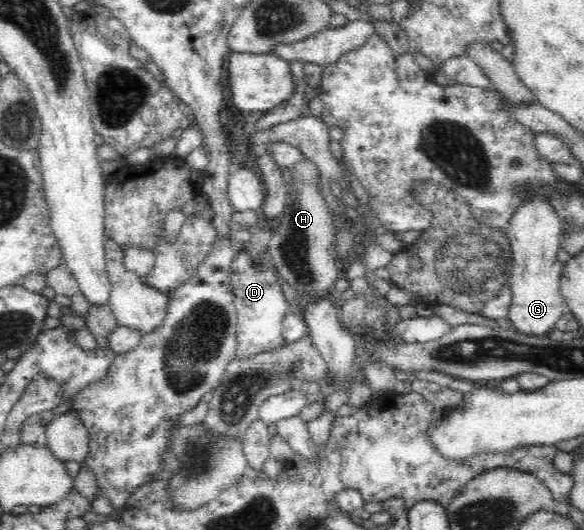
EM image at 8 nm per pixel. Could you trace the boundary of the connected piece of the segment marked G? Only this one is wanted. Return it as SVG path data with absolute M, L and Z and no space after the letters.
M531 196L515 210L505 228L505 235L511 243L514 267L509 280L512 293L511 306L507 316L510 328L521 335L548 336L564 312L567 305L560 292L562 265L557 261L560 248L562 222L551 203L542 196Z

